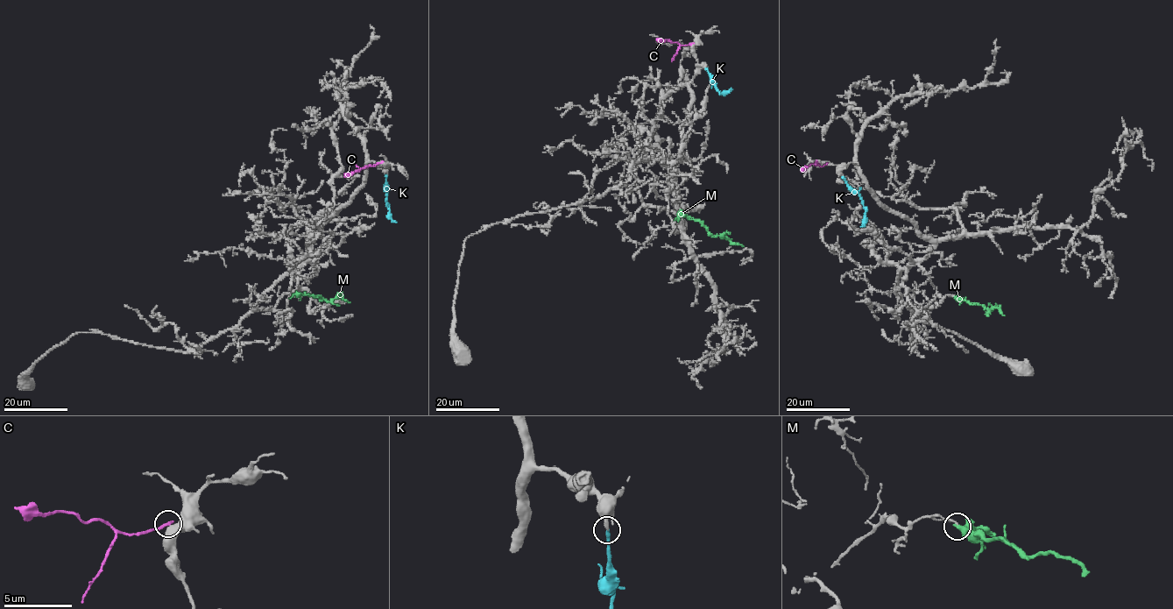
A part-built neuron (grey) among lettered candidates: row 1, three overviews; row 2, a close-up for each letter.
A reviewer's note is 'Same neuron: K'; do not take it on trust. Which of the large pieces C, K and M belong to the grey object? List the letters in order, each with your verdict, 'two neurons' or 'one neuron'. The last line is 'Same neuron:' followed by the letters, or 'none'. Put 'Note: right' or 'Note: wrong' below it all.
C: two neurons
K: one neuron
M: two neurons
Same neuron: K
Note: right

